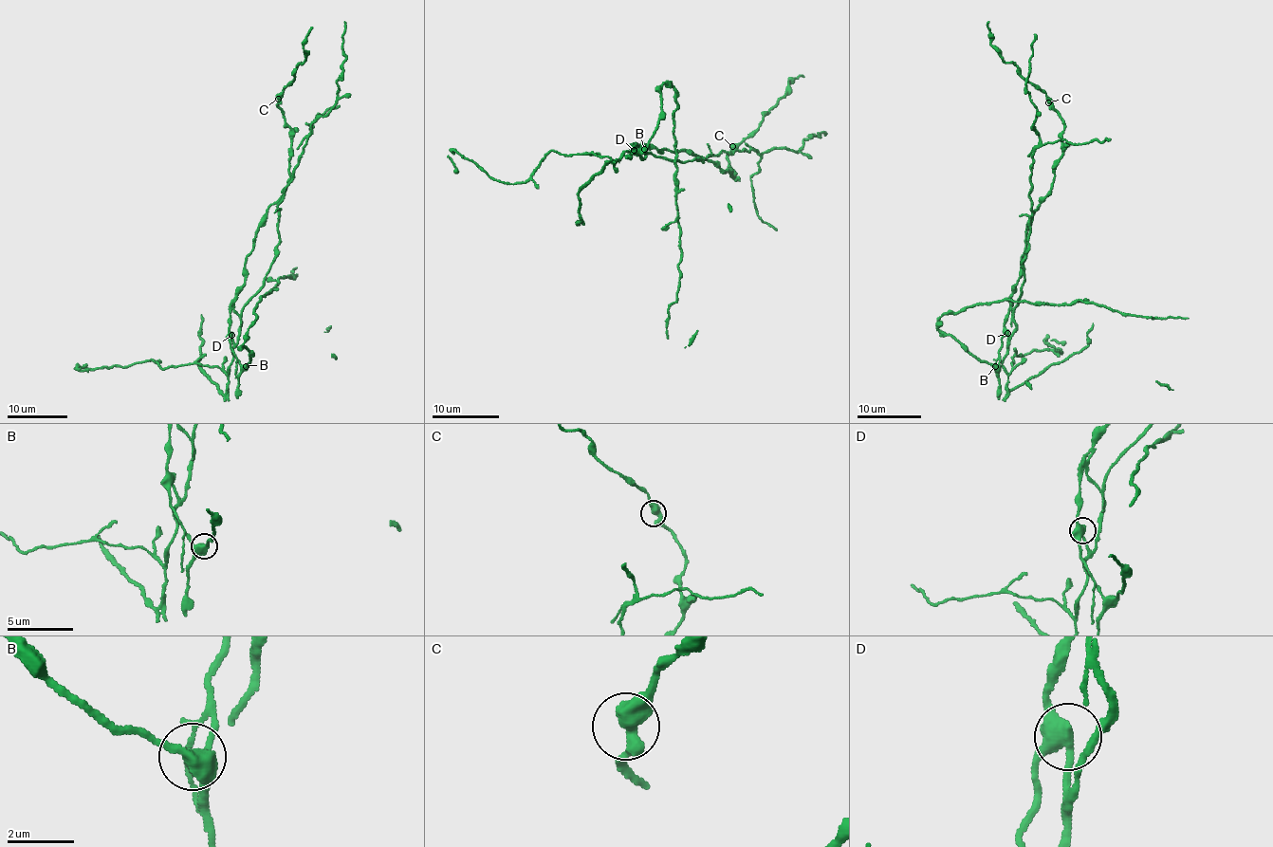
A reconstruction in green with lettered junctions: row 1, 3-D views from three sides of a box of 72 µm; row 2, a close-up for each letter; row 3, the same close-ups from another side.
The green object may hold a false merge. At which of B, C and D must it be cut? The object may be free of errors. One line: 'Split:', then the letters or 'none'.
Split: D

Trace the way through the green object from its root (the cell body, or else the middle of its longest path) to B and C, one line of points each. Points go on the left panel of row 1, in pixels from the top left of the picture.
B: (230, 345), (236, 359), (246, 366)
C: (230, 345), (230, 307), (245, 282), (245, 257), (261, 217), (290, 177), (292, 129), (278, 99)

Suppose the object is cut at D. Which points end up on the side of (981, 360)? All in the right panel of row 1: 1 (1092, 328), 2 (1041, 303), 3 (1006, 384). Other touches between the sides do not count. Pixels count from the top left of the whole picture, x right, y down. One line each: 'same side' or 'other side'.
1: other side
2: same side
3: other side

